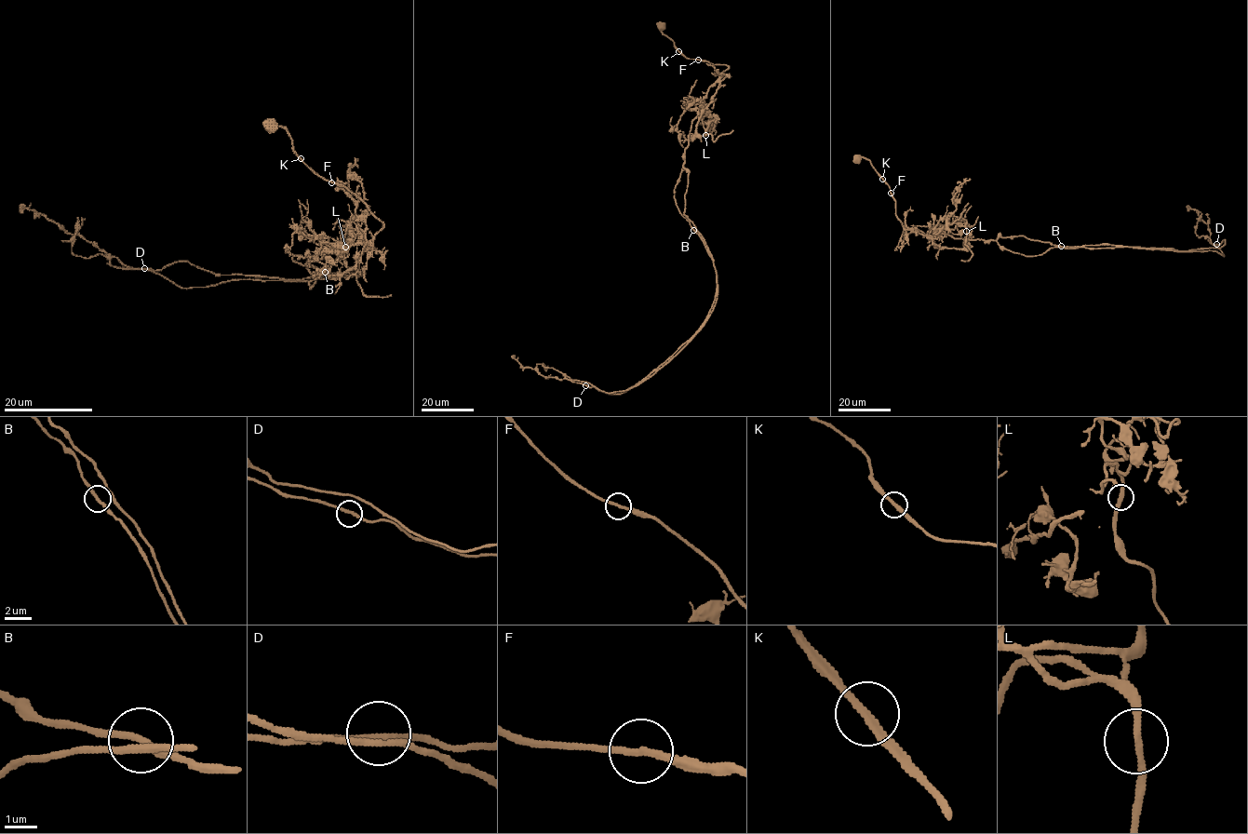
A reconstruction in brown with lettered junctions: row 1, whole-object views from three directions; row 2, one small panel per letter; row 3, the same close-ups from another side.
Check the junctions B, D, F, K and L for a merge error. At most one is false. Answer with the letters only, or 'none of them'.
L

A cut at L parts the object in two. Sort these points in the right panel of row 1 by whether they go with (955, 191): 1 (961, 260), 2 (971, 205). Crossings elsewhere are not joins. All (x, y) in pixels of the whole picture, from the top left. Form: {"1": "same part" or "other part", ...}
{"1": "same part", "2": "other part"}

